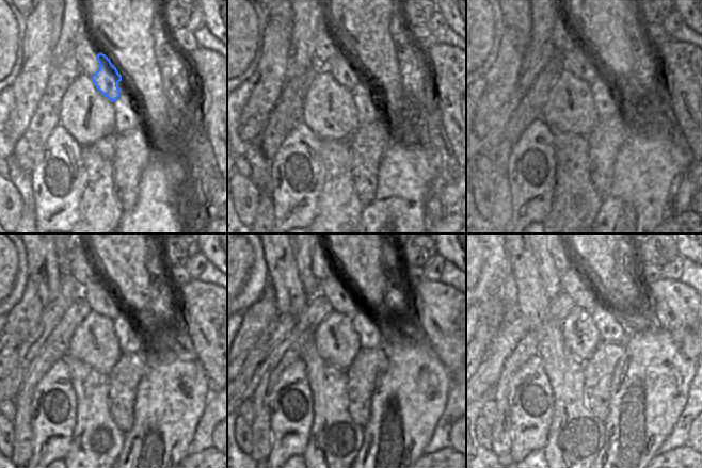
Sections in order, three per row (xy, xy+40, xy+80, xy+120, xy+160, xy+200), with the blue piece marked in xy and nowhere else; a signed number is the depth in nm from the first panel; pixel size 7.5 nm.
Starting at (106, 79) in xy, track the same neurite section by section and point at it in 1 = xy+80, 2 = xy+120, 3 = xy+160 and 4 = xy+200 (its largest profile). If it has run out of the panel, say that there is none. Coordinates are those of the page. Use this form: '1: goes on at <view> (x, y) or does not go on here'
1: goes on at xy+80 (577, 62)
2: goes on at xy+120 (100, 300)
3: goes on at xy+160 (342, 299)
4: goes on at xy+200 (574, 283)

